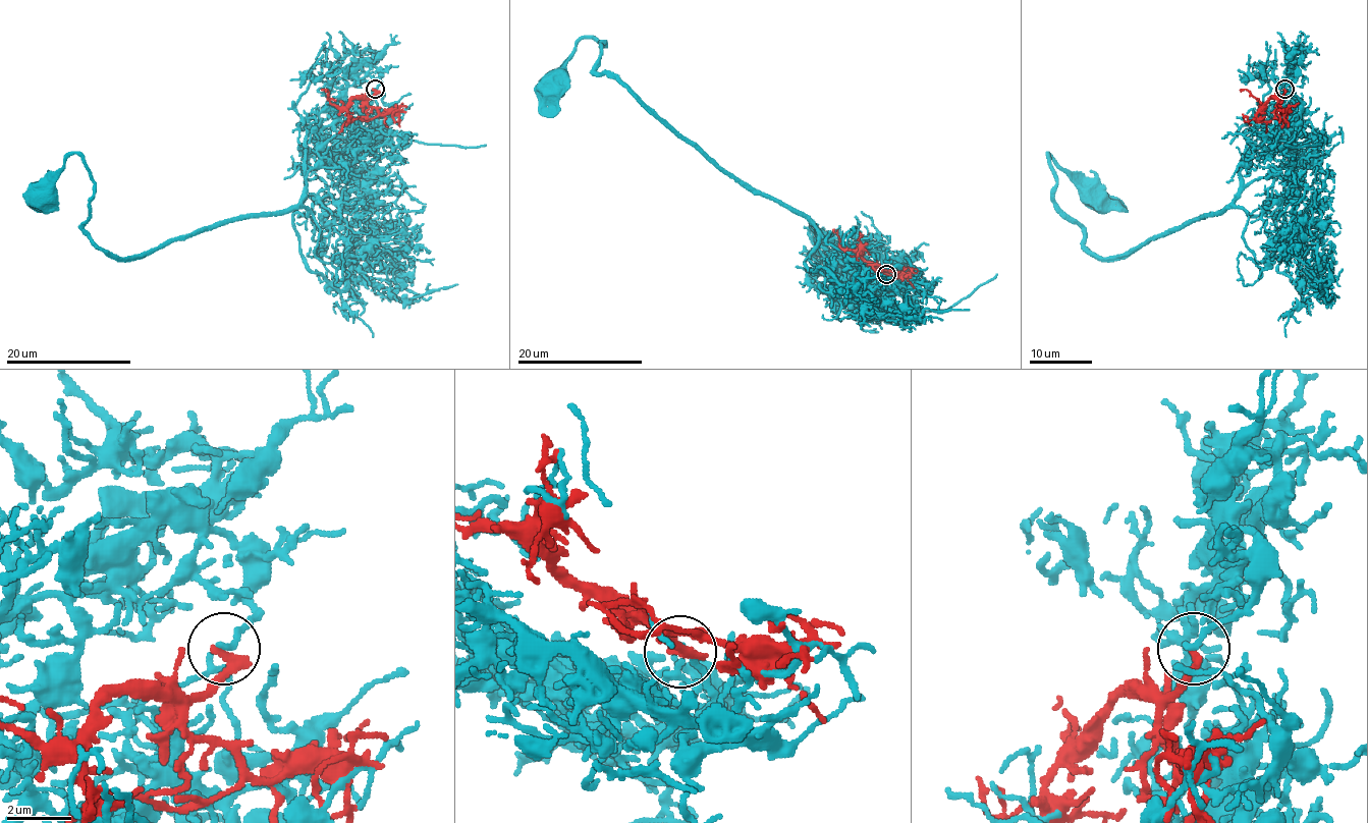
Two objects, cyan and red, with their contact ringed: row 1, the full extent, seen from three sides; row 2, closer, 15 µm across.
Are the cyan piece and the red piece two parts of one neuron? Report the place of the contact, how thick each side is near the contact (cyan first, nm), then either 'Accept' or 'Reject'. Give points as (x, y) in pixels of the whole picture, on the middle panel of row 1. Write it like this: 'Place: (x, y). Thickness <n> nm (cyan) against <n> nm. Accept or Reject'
Place: (886, 274). Thickness 200 nm (cyan) against 280 nm. Reject

